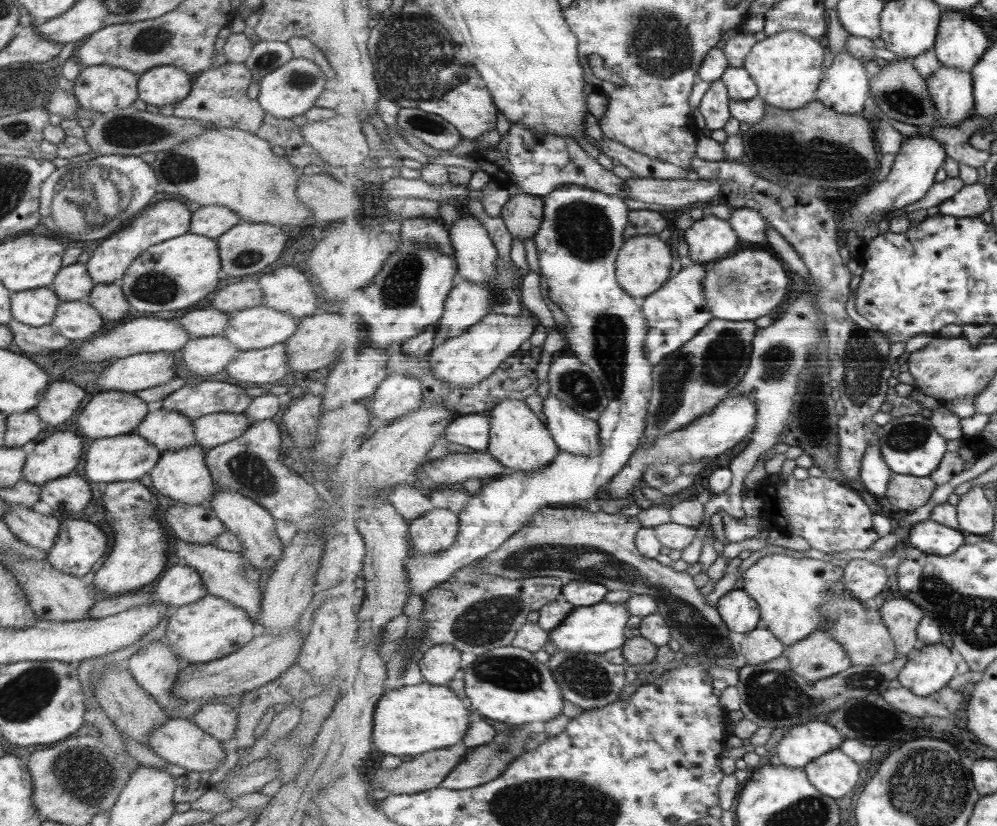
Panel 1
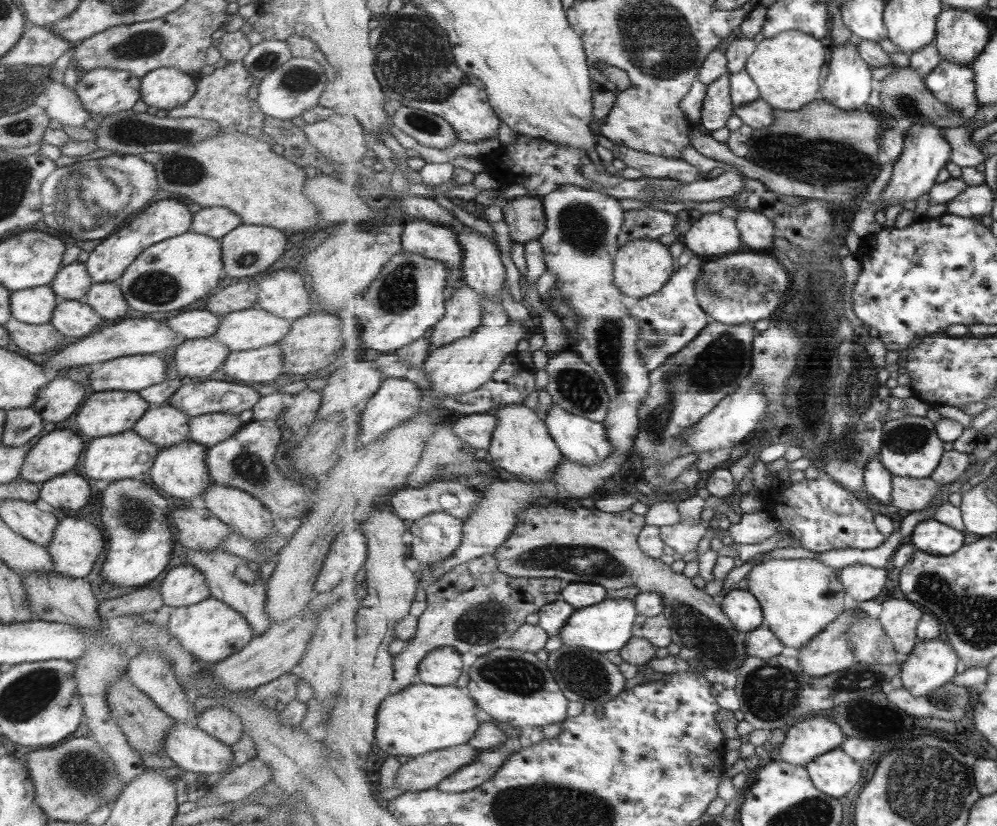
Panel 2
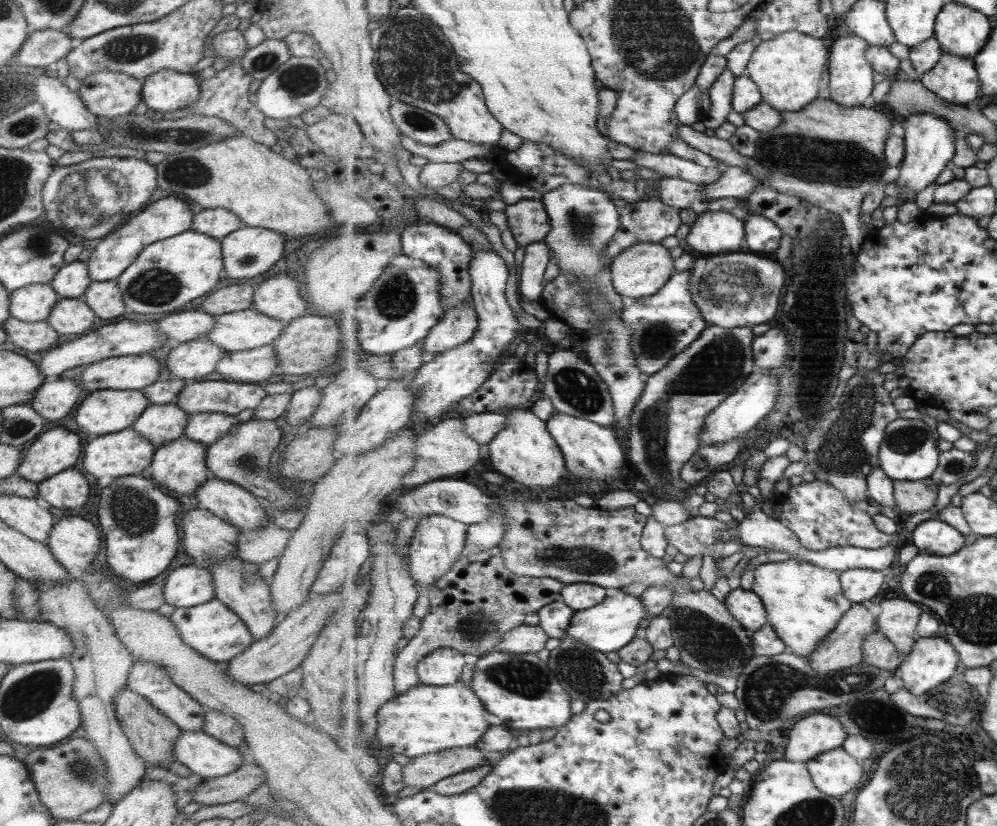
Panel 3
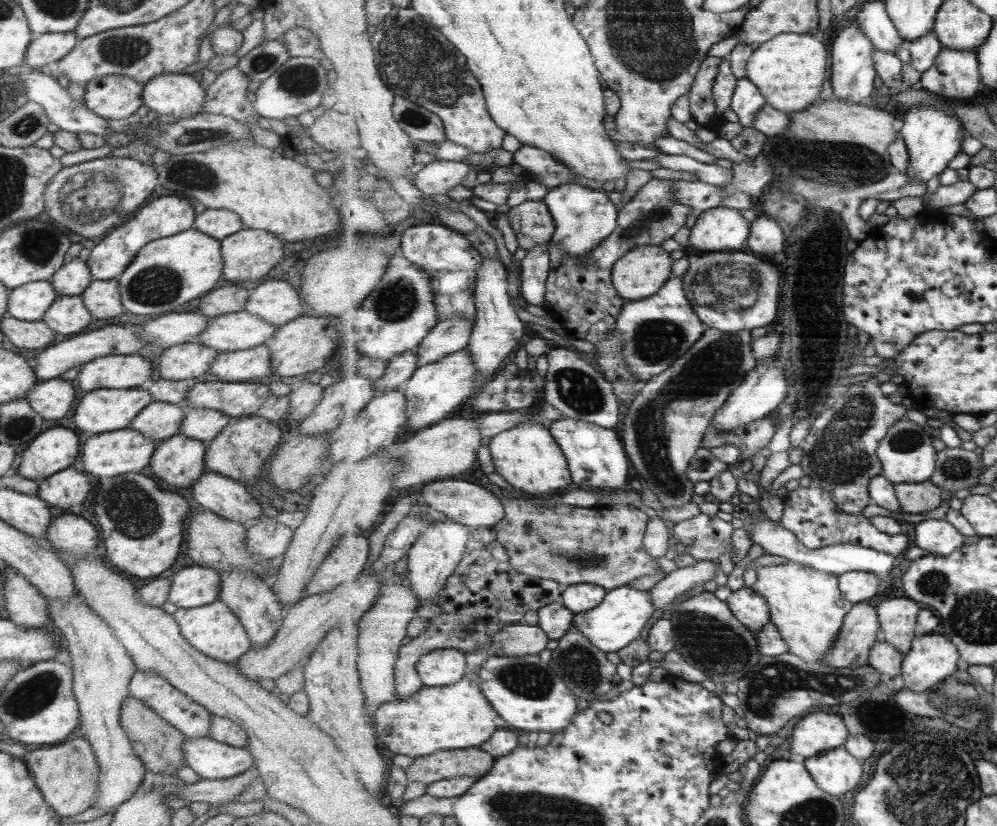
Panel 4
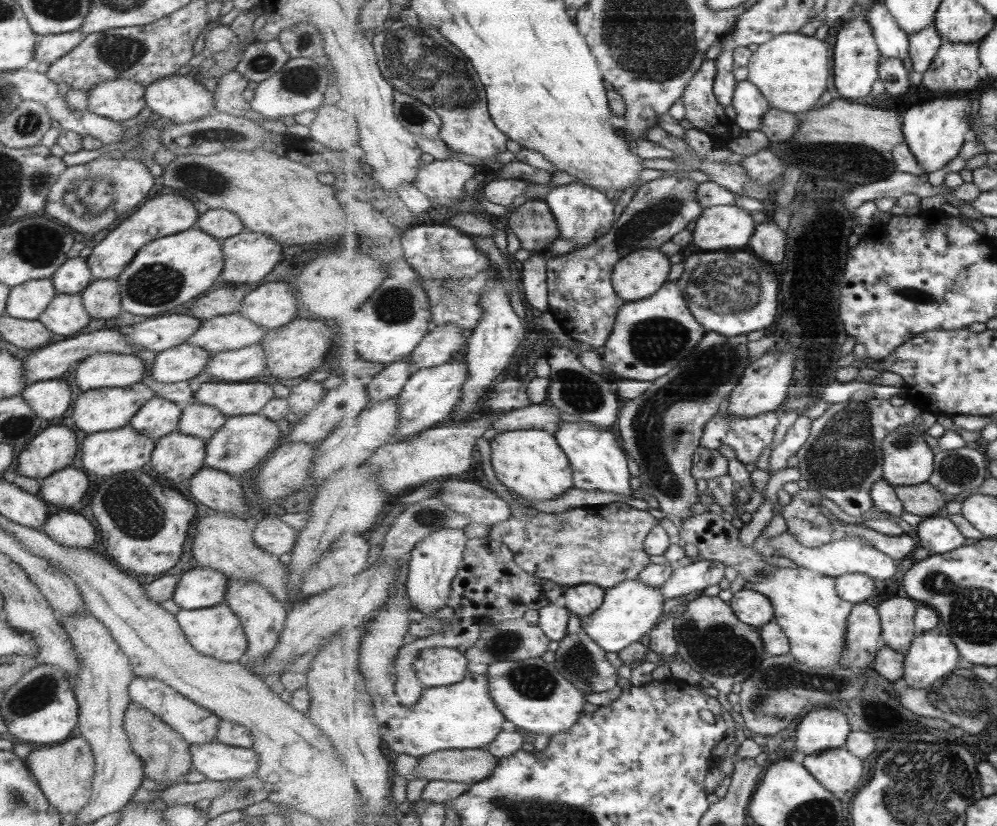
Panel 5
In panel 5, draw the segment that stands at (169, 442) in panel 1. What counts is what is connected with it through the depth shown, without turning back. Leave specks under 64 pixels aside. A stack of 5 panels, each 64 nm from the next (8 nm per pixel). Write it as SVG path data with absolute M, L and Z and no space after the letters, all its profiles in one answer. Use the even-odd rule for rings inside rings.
M153 396L137 409L128 425L149 438L157 439L176 430L181 411L182 405Z

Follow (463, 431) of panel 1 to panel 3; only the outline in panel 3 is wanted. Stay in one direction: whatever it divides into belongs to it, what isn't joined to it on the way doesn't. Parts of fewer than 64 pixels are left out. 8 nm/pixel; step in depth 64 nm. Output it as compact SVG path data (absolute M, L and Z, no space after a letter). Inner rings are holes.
M505 412L475 413L465 419L465 433L475 439L479 444L491 444L491 441L507 428L507 415Z

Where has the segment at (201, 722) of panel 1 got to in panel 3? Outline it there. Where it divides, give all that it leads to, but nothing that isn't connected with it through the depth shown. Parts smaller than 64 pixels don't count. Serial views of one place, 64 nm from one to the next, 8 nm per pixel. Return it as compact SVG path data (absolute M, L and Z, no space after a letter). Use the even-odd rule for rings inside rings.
M216 711L204 714L202 732L229 747L239 747L244 742L242 727L233 718Z

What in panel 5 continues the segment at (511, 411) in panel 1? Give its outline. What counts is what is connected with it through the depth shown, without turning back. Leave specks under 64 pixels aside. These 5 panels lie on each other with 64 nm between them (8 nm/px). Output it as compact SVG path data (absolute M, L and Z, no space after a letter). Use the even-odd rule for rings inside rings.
M527 428L497 433L489 442L491 464L498 480L527 501L547 502L574 488L573 469L557 437L545 429Z

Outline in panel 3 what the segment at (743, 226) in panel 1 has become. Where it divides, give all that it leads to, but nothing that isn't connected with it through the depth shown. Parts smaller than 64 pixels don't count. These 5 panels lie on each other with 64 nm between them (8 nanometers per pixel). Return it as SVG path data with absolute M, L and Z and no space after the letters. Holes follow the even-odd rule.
M749 213L745 218L745 247L758 254L775 254L781 246L783 230L777 223L762 215Z

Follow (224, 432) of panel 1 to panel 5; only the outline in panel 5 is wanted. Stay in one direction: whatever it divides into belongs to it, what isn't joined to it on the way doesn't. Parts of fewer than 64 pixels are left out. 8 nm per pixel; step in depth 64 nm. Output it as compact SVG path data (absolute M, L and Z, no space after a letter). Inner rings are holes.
M188 402L182 405L176 430L208 441L227 417L213 406Z

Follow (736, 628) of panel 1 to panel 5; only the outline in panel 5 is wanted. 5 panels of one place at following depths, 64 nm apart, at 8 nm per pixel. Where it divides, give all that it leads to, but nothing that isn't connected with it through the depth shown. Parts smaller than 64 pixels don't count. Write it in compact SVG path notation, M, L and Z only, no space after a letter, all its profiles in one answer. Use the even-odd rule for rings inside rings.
M753 589L737 591L729 603L741 622L758 629L769 624L775 618L771 599Z

